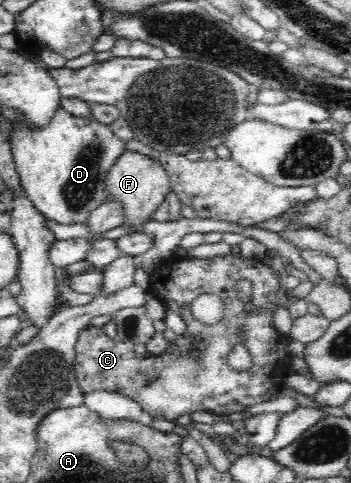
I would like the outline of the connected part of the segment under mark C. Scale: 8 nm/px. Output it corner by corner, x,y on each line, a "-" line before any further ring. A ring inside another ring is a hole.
232,252
212,258
187,257
187,260
164,264
158,270
158,284
154,282
154,294
162,300
165,306
182,317
186,323
184,334
175,337
160,351
146,351
146,354
136,354
127,341
118,338
110,338
102,327
88,326
80,331
75,344
75,377
83,393
105,390
114,394
122,395
140,405
142,411
146,412
152,419
175,421
184,416
192,415
194,412
208,412
216,415
230,415
244,412
251,406
260,402
272,401
276,392
284,388
285,378
290,374
290,353
286,350
286,336
274,327
274,316
280,308
289,310
298,299
292,294
284,283
284,278
271,268
262,264
259,259
242,258
240,254
-
243,279
250,282
249,299
256,305
268,306
266,314
258,316
246,316
241,309
241,301
238,299
238,280
-
202,296
217,296
221,300
220,318
212,324
204,322
192,312
192,304
-
242,344
245,346
253,360
253,370
237,372
230,368
227,363
228,353

